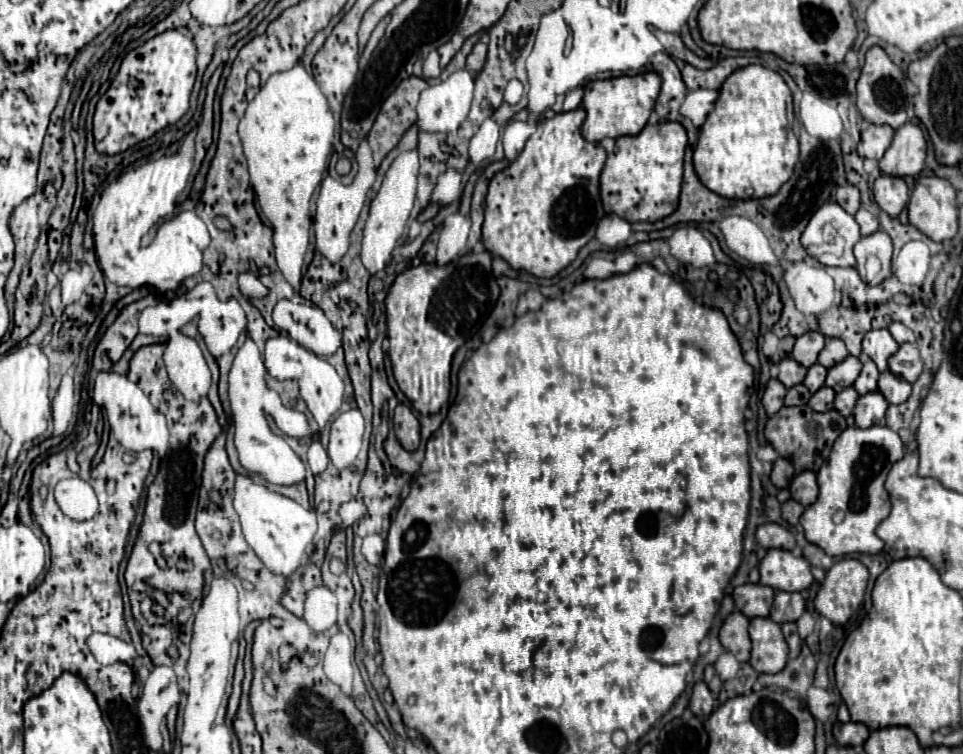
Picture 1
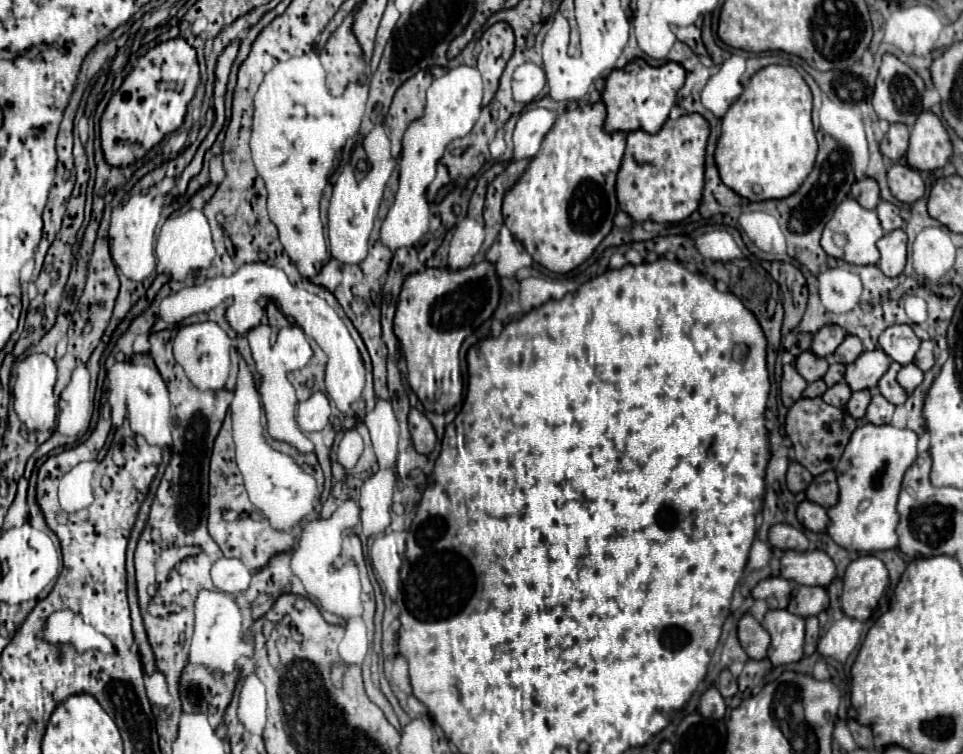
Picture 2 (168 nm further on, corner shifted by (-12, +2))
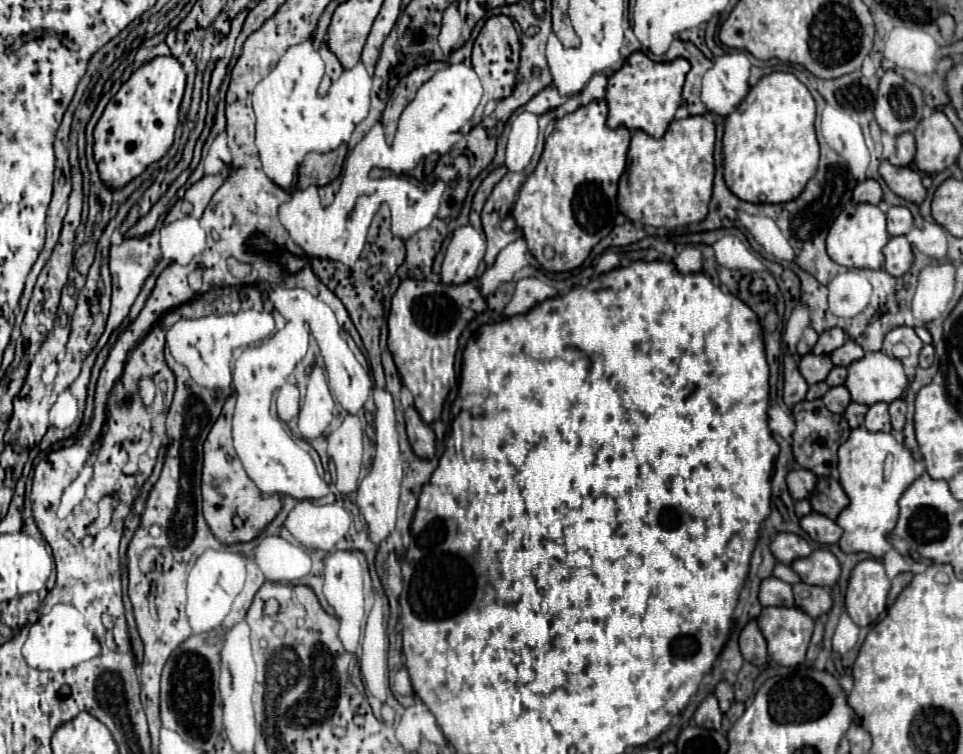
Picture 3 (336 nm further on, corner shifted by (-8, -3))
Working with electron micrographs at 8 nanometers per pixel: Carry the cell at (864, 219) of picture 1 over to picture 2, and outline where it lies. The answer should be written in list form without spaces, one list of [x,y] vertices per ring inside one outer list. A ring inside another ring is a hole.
[[[882,201],[882,203],[876,207],[876,211],[878,211],[878,215],[880,215],[880,223],[882,223],[882,227],[884,227],[886,233],[904,227],[904,219],[902,219],[902,213],[900,213],[900,207],[898,207],[898,205],[892,205],[892,203]]]

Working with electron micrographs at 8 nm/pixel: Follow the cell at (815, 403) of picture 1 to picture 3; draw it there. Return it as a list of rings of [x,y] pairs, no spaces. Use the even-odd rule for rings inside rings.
[[[836,386],[836,388],[830,388],[824,396],[822,396],[822,402],[824,406],[834,412],[834,414],[842,414],[846,410],[846,406],[850,404],[850,392],[846,386]]]

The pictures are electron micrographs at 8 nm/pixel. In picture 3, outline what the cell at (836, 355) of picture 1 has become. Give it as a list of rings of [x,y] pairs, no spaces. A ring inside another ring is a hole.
[[[846,340],[844,346],[836,348],[836,352],[830,354],[832,364],[834,366],[850,366],[854,360],[860,360],[864,356],[864,350],[854,342],[854,340]]]

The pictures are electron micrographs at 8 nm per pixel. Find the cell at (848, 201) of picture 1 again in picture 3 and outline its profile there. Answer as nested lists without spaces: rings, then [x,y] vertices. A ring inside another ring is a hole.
[[[864,180],[864,182],[856,184],[852,198],[854,198],[854,202],[878,204],[882,200],[882,188],[880,188],[880,184],[876,180]]]

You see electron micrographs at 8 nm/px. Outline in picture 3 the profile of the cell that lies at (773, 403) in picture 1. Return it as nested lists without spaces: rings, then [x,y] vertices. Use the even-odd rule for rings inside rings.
[[[786,356],[784,358],[784,396],[782,396],[784,404],[788,408],[792,408],[794,404],[798,404],[806,398],[806,392],[808,392],[806,380],[798,372],[798,366],[792,360],[792,356]]]

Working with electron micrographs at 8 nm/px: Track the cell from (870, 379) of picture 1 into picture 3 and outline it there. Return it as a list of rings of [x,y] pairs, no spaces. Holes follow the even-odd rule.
[[[896,398],[888,404],[890,418],[892,418],[892,428],[902,430],[904,428],[904,416],[906,416],[906,402],[902,398]]]

